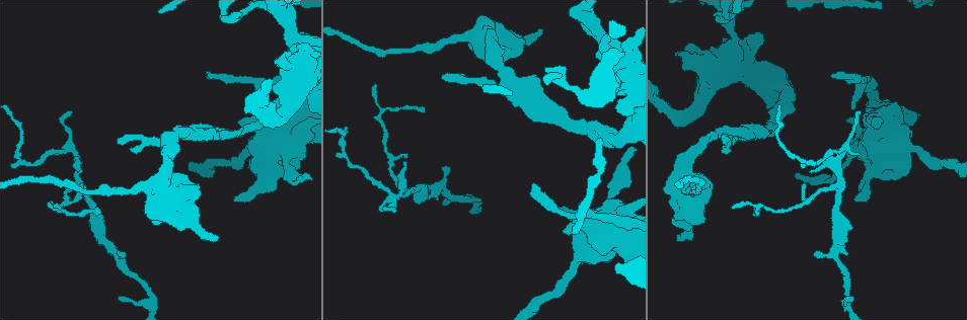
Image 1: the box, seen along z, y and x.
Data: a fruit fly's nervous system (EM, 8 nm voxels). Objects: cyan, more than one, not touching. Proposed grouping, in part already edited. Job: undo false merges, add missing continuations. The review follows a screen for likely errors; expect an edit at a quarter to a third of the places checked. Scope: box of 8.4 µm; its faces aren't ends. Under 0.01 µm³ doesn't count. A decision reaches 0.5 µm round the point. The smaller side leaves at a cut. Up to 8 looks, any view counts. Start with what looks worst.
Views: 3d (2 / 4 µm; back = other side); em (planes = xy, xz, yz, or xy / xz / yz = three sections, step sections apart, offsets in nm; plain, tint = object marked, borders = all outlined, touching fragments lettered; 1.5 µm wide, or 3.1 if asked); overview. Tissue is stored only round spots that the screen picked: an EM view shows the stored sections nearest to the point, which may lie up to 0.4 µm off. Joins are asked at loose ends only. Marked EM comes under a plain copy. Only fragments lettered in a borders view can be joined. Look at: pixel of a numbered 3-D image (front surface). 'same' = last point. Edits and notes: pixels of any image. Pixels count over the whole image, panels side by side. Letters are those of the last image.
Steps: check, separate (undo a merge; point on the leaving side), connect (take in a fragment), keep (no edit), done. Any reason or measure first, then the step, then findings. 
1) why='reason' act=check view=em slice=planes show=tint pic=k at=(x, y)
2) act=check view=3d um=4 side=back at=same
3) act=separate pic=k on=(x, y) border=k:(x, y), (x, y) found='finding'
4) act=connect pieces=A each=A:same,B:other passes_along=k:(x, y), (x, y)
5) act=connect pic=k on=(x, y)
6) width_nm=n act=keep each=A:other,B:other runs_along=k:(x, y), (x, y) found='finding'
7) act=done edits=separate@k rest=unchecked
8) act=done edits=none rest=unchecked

act=check view=3d um=2 pic=1 at=(239, 120)

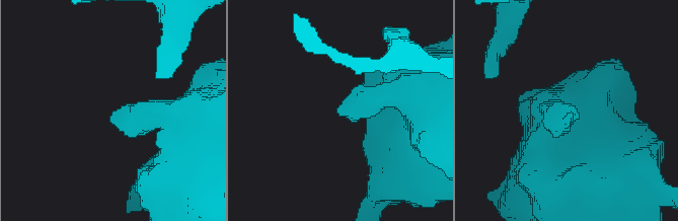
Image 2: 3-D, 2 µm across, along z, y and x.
act=check view=em slice=xy step=4 show=borders pic=2 at=(115, 111)

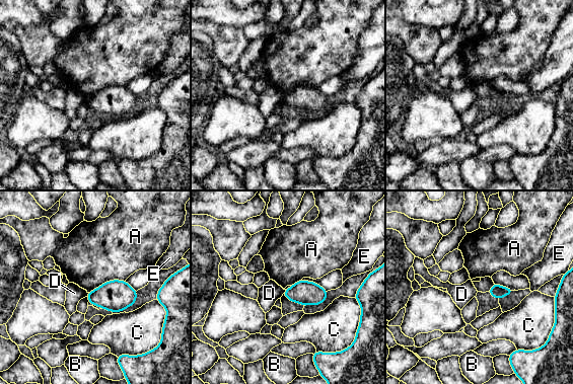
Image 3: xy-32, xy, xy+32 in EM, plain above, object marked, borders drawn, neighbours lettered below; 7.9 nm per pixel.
act=keep each=A:other,B:other,C:other,D:other,E:other border=3:(125, 280), (105, 281), (88, 293) found='no lettered fragment goes on from it'

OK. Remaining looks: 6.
why='an open end' act=check view=em slice=xz step=8 show=tint pic=1 at=(681, 54)

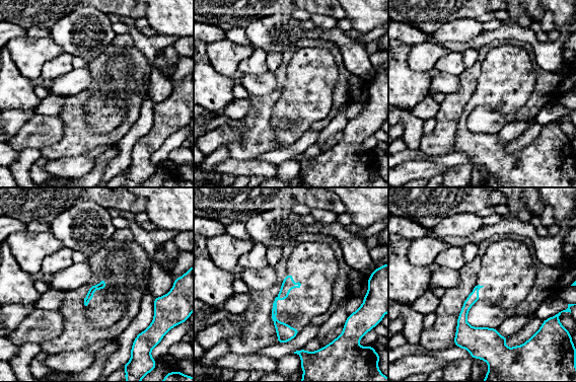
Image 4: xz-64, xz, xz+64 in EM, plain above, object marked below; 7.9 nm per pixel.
why='cut it another way' act=check view=em slice=planes show=borders at=same

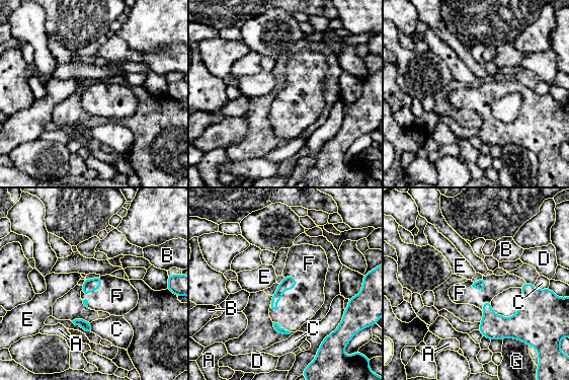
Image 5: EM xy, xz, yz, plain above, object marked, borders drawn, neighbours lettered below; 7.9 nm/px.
act=connect pieces=F each=A:other,B:other,C:other,D:other,E:other,F:same,G:other passes_along=5:(289, 283), (283, 290), (297, 306) found='it goes on there'

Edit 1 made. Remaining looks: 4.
act=check view=3d um=4 pic=1 at=(375, 84)

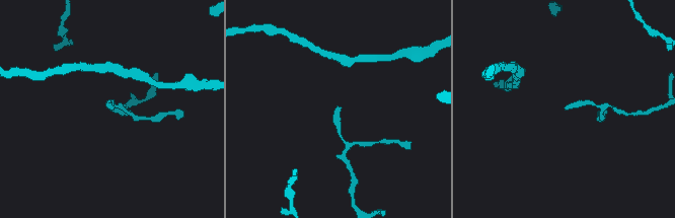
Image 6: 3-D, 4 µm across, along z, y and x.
act=check view=em slice=planes show=tint pic=6 at=(110, 109)

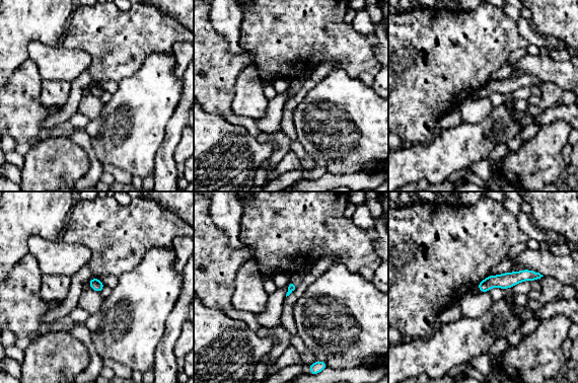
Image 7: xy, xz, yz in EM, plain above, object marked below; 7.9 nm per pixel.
act=check view=em slice=planes show=borders at=same

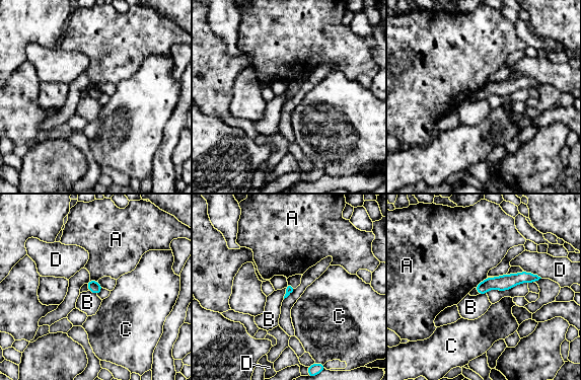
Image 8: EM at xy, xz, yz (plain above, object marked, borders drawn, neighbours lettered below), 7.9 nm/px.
width_nm=70 act=keep each=A:other,B:other,C:other,D:other border=8:(285, 287), (283, 298) found='no lettered fragment goes on from it'

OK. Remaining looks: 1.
act=done edits=connect@5 rest=unchecked

